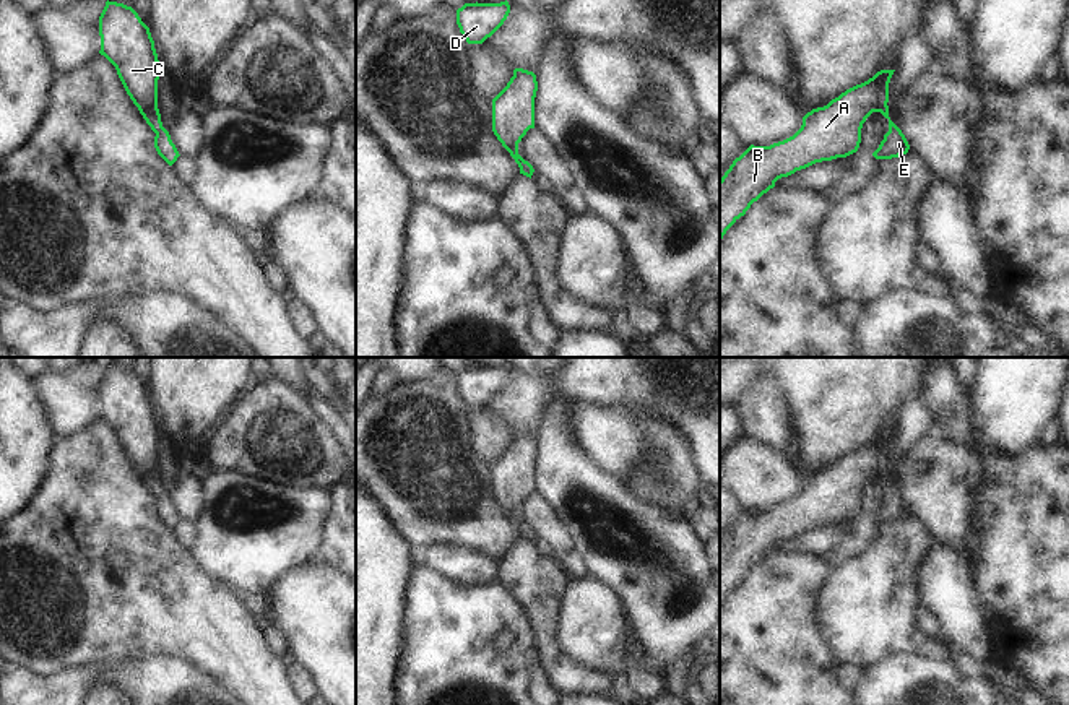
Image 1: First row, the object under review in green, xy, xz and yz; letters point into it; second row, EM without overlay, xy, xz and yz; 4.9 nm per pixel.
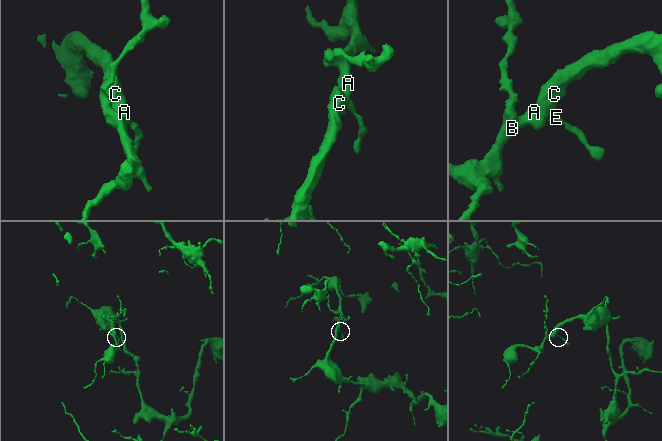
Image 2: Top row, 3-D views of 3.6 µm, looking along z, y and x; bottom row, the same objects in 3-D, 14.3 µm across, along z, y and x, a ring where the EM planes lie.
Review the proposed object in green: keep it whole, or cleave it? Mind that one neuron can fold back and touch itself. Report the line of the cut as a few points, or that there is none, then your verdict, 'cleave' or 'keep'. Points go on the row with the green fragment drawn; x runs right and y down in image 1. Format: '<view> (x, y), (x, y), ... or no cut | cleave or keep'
no cut | keep

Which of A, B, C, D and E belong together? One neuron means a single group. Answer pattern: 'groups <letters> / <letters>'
groups A B C D E

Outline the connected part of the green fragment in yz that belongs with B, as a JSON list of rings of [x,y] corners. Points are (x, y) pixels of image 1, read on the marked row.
[[[881,70],[827,106],[812,109],[793,136],[770,146],[751,145],[736,158],[720,179],[720,239],[778,179],[856,153],[863,123],[872,112],[881,112],[889,120],[889,132],[872,156],[892,159],[907,154],[910,145],[889,117],[889,83],[894,71]]]

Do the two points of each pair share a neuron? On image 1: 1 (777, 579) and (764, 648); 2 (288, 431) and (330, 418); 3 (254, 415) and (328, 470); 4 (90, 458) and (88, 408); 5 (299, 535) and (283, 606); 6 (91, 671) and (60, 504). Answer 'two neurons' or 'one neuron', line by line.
1: one neuron
2: two neurons
3: one neuron
4: two neurons
5: two neurons
6: two neurons

